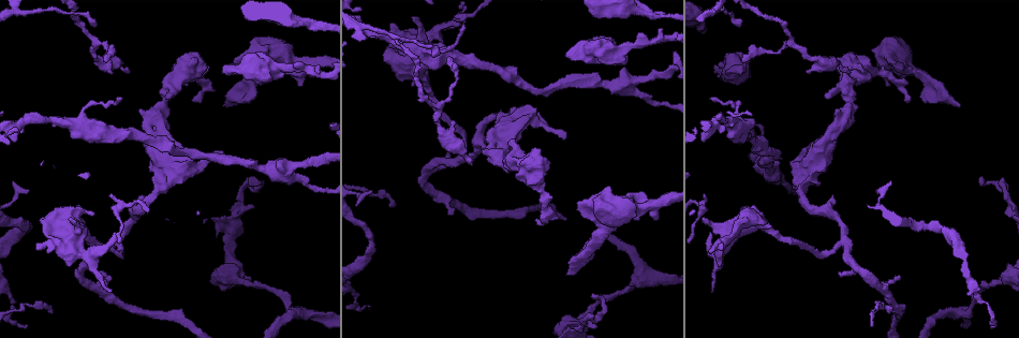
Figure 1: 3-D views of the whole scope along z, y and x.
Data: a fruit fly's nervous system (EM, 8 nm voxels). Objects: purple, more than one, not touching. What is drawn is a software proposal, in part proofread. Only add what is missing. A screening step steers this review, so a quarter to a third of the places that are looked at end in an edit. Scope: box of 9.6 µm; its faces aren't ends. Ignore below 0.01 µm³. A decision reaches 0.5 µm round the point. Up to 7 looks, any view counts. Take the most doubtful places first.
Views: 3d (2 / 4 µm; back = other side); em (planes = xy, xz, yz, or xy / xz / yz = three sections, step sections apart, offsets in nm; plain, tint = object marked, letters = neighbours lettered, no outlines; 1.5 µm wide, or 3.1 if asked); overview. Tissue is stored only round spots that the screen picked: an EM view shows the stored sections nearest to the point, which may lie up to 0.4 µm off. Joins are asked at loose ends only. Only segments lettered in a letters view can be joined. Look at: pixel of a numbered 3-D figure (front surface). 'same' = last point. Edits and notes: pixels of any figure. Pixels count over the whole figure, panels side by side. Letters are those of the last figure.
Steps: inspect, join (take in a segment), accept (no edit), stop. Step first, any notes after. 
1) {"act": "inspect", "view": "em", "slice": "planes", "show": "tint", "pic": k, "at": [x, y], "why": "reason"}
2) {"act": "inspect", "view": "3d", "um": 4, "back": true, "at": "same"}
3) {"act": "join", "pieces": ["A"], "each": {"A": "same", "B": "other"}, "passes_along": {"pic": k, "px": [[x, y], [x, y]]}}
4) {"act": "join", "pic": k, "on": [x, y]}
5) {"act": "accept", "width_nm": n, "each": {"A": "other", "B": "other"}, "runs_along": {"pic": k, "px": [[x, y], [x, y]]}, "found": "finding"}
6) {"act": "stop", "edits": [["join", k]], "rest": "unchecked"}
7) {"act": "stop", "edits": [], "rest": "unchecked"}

{"act": "inspect", "view": "em", "slice": "xy", "step": 8, "show": "letters", "pic": 1, "at": [455, 124]}

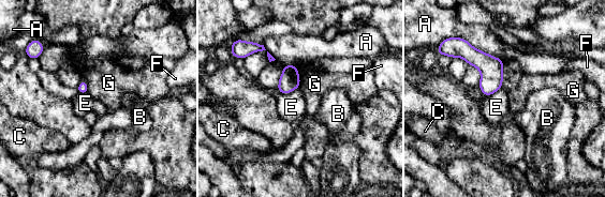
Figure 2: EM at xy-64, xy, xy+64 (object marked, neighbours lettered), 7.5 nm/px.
{"act": "inspect", "view": "em", "slice": "planes", "show": "letters", "at": "same", "why": "cut it another way"}

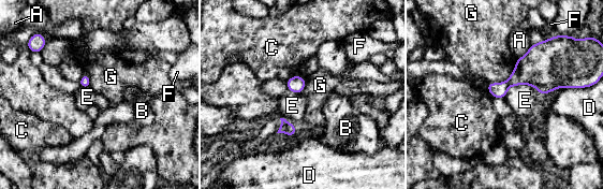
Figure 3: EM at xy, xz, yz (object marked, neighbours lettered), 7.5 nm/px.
{"act": "accept", "each": {"A": "other", "B": "other", "C": "other", "D": "other", "E": "other", "F": "other", "G": "other"}, "border": {"pic": 3, "px": [[517, 59], [506, 80], [487, 85]]}, "found": "no lettered segment goes on from it"}

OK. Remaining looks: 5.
{"act": "inspect", "view": "3d", "um": 4, "pic": 1, "at": [743, 71], "why": "branch stops here"}

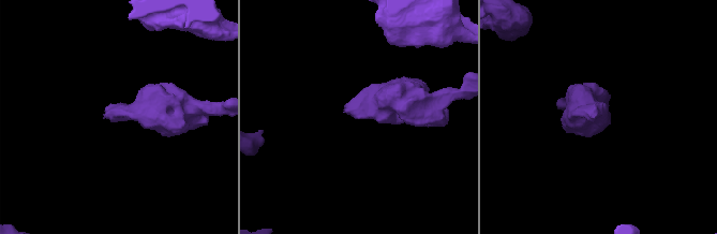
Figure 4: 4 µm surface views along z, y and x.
{"act": "inspect", "view": "em", "slice": "yz", "step": 4, "show": "tint", "pic": 4, "at": [347, 113]}

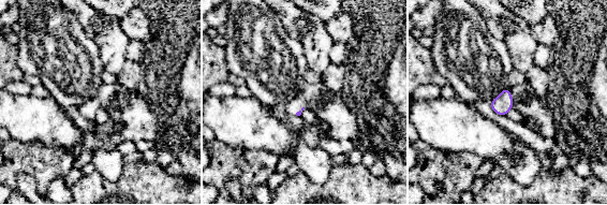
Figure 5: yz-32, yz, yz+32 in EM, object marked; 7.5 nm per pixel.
{"act": "inspect", "view": "em", "slice": "planes", "show": "letters", "at": "same", "why": "another direction"}

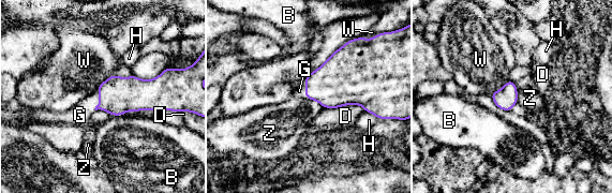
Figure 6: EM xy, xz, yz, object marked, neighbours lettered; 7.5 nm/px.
{"act": "join", "pieces": ["G"], "width_nm": 170, "each": {"B": "other", "D": "other", "G": "same", "H": "other", "W": "other", "Z": "other"}, "found": "it goes on there"}

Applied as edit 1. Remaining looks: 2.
{"act": "stop", "edits": [["join", 6]], "rest": "unchecked"}

